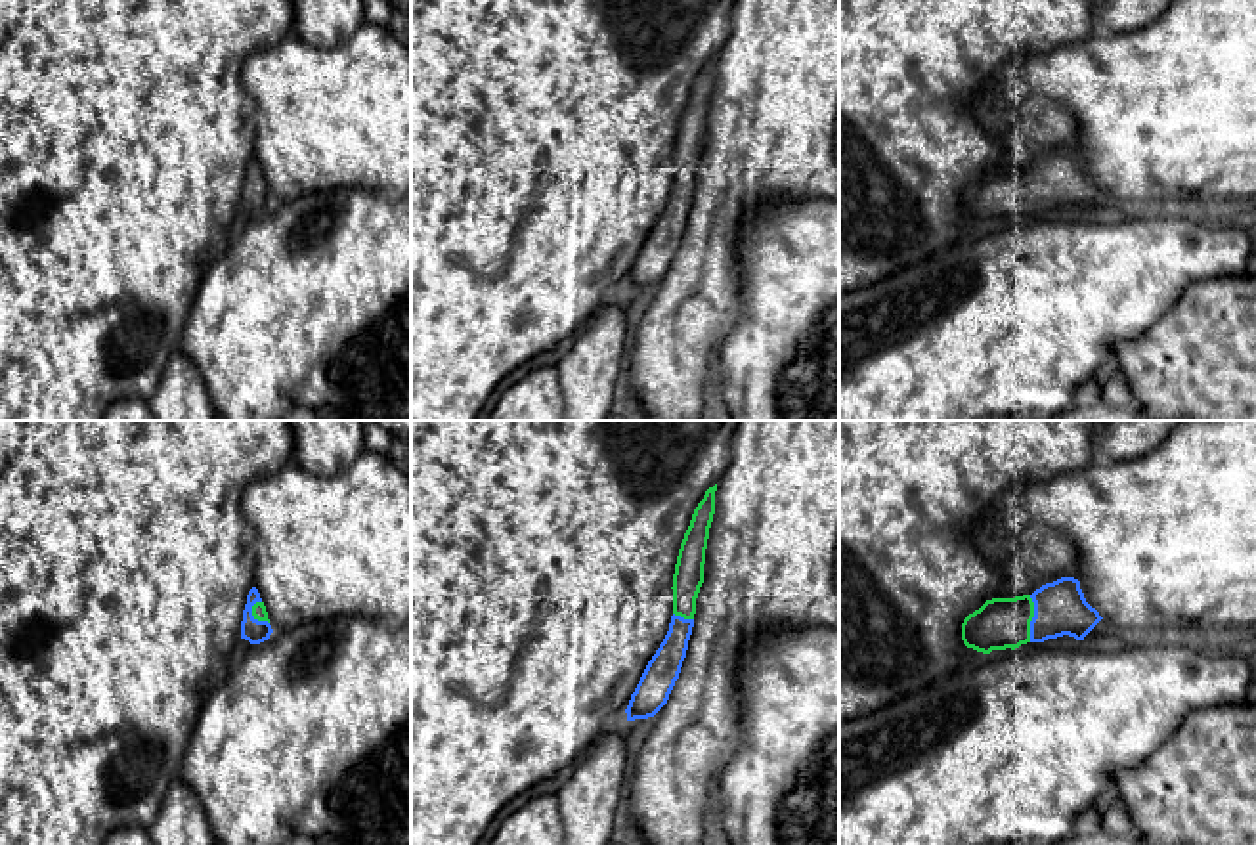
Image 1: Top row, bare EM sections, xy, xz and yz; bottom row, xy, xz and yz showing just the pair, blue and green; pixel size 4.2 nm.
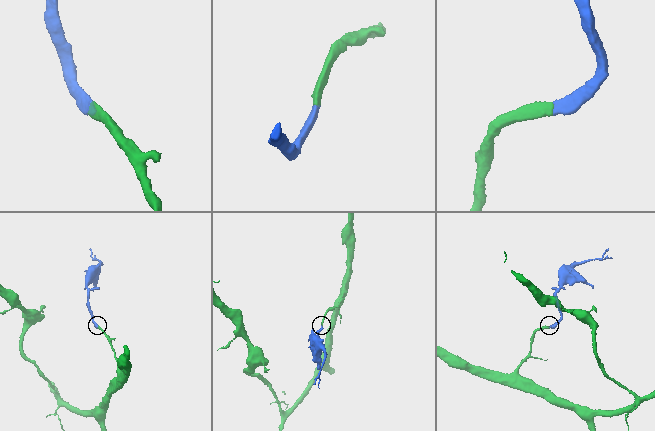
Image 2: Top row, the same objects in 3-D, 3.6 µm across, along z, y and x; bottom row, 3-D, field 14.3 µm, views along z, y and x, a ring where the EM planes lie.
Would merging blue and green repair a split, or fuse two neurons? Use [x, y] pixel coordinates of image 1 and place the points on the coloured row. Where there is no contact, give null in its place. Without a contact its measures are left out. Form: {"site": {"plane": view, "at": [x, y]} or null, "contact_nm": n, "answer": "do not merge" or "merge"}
{"site": {"plane": "yz", "at": [1033, 618]}, "contact_nm": 200, "answer": "merge"}

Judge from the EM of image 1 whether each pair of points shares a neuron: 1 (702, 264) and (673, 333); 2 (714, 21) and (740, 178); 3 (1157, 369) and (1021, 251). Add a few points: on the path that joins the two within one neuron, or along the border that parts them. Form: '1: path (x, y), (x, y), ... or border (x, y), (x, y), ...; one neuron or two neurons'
1: path (702, 281), (702, 297), (689, 316); one neuron
2: border (731, 20), (727, 41), (715, 54); two neurons
3: border (1163, 316), (1138, 337), (1123, 341), (1115, 348); two neurons

